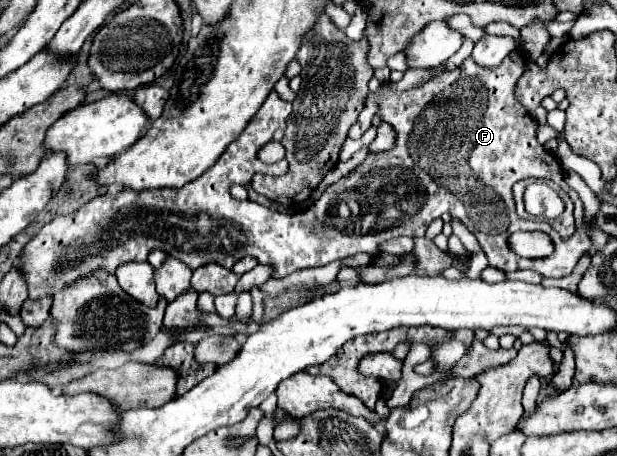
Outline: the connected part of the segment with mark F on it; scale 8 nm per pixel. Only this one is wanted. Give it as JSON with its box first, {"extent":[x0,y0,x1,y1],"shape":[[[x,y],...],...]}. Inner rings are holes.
{"extent":[19,50,593,300],"shape":[[[515,50],[511,56],[507,56],[497,68],[485,68],[485,66],[479,66],[471,58],[465,58],[459,68],[429,80],[421,88],[413,88],[407,92],[379,92],[379,98],[377,98],[379,114],[397,132],[395,146],[387,152],[367,154],[363,164],[359,164],[353,172],[349,172],[339,182],[331,184],[311,208],[299,214],[279,214],[275,210],[269,210],[249,200],[247,202],[235,200],[229,194],[229,188],[233,184],[251,181],[255,172],[280,176],[288,170],[288,162],[277,162],[273,166],[267,166],[257,160],[257,150],[273,138],[273,132],[277,128],[285,128],[285,120],[291,114],[291,102],[281,100],[271,90],[271,94],[261,104],[261,108],[251,118],[251,122],[245,126],[241,136],[233,140],[227,146],[227,150],[221,154],[221,158],[215,162],[215,166],[207,170],[203,176],[199,176],[195,182],[179,190],[163,188],[163,190],[133,192],[125,188],[117,194],[103,194],[103,196],[93,198],[79,210],[65,216],[57,216],[55,220],[45,224],[41,232],[23,248],[23,258],[19,260],[19,268],[25,274],[25,280],[29,286],[29,298],[37,300],[41,296],[53,296],[55,290],[61,290],[63,286],[69,286],[77,278],[91,274],[95,268],[103,268],[109,274],[113,274],[119,264],[145,262],[149,250],[153,248],[159,248],[167,252],[169,256],[179,258],[191,270],[209,262],[221,264],[225,268],[233,268],[237,258],[249,254],[249,256],[255,256],[261,264],[273,264],[275,278],[285,278],[293,270],[325,266],[333,260],[355,256],[359,252],[377,256],[377,246],[381,242],[395,238],[399,234],[423,236],[427,226],[435,218],[439,218],[443,212],[449,212],[451,216],[459,218],[469,228],[469,232],[477,236],[483,252],[487,254],[489,266],[505,270],[505,272],[529,268],[549,278],[563,278],[571,274],[577,260],[593,244],[587,232],[581,228],[585,210],[583,210],[583,202],[579,194],[565,182],[559,160],[555,156],[551,158],[551,154],[547,154],[543,146],[537,142],[535,138],[537,122],[529,116],[527,110],[523,110],[523,106],[513,96],[515,84],[519,80],[519,74],[523,74],[525,64],[527,60],[521,50]],[[523,178],[551,180],[571,196],[571,200],[575,202],[575,220],[577,220],[577,230],[571,238],[565,240],[551,226],[539,226],[537,222],[519,218],[515,214],[513,184]],[[531,230],[547,232],[551,236],[555,244],[555,252],[549,258],[541,258],[541,260],[521,258],[509,248],[507,242],[511,234],[531,232]]]}

